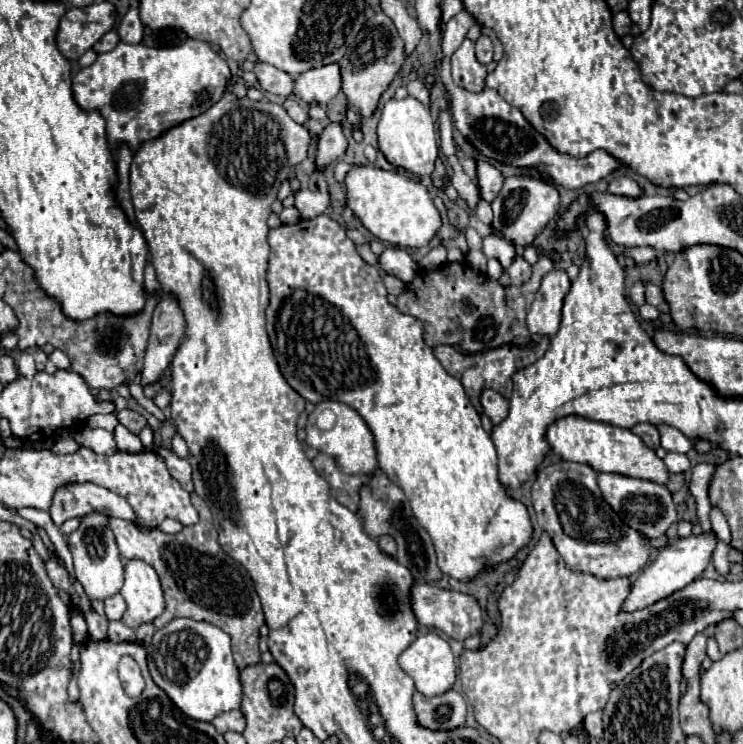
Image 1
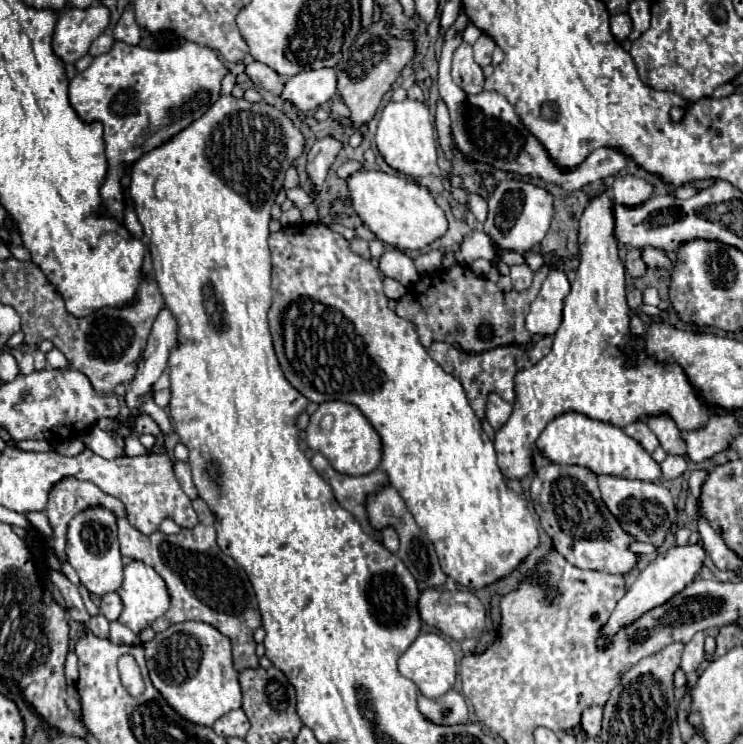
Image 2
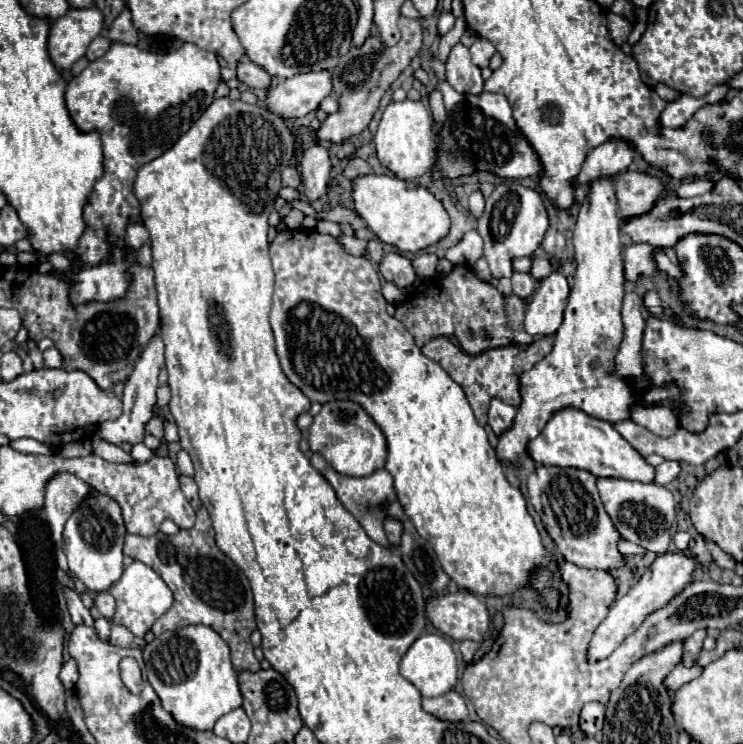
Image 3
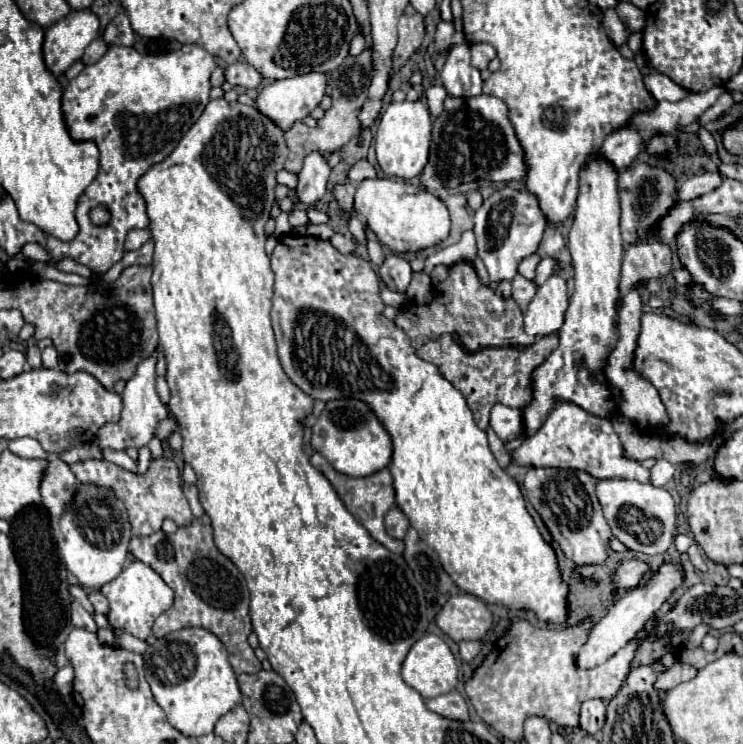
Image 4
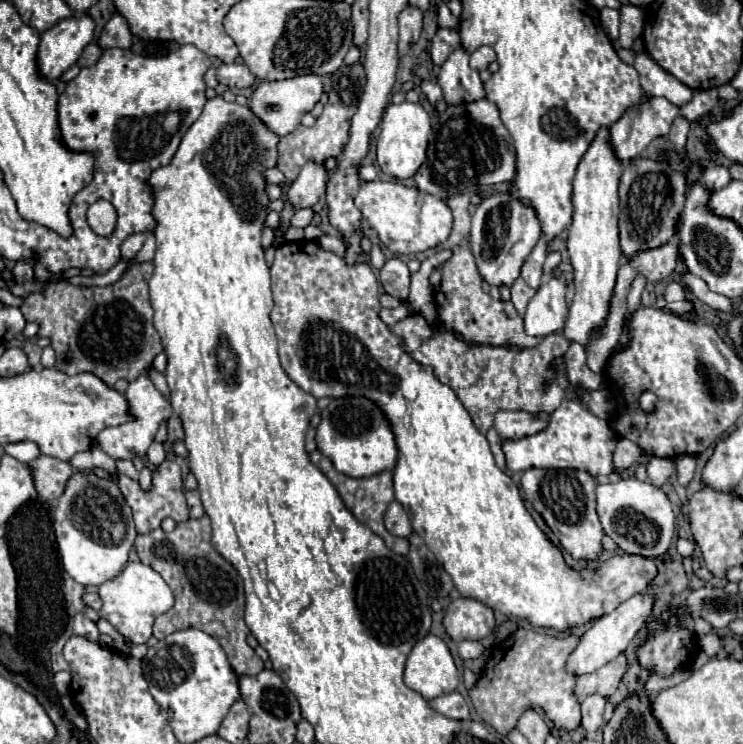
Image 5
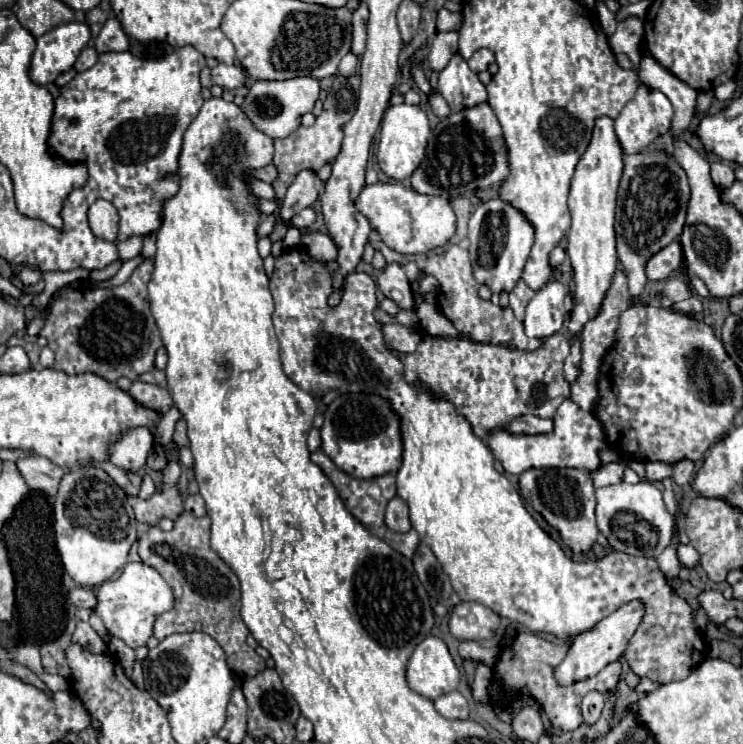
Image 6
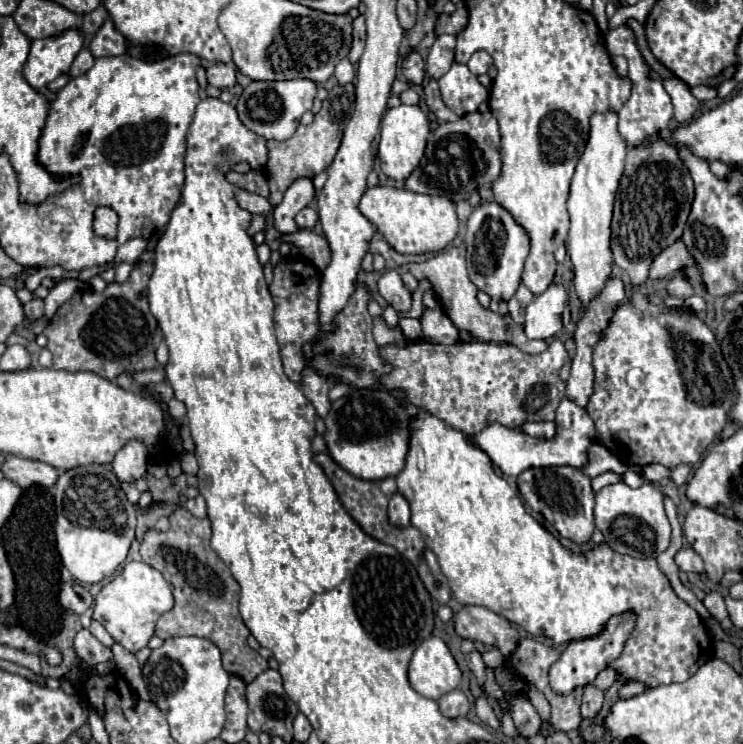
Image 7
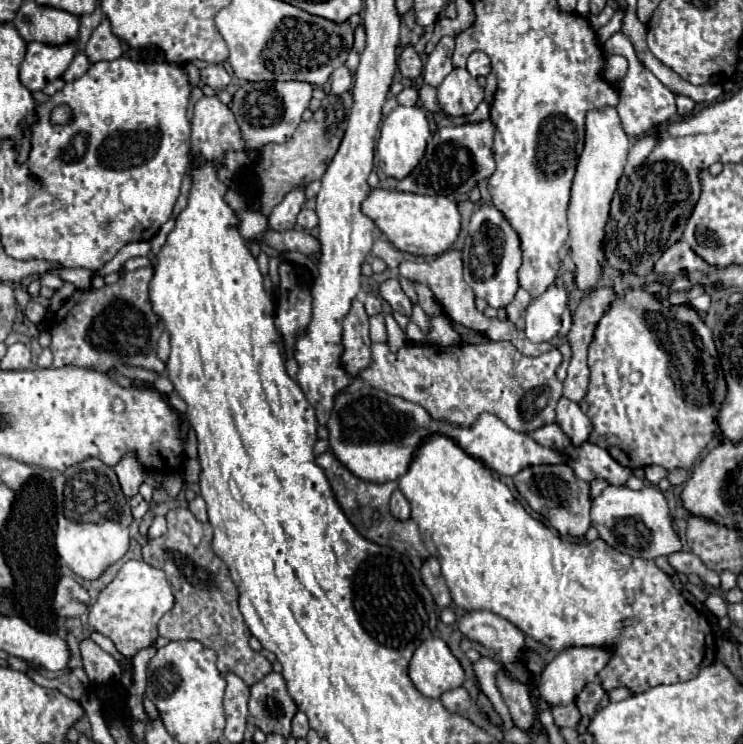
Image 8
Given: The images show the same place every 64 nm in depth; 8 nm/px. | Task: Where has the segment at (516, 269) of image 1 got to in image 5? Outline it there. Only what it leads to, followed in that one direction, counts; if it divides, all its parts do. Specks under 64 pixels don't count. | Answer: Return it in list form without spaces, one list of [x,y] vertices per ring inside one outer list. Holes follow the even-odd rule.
[[[518,278],[518,280],[512,284],[510,294],[512,294],[512,304],[516,306],[518,314],[524,316],[524,312],[526,312],[526,304],[530,302],[530,298],[532,298],[536,292],[534,292],[522,278]]]

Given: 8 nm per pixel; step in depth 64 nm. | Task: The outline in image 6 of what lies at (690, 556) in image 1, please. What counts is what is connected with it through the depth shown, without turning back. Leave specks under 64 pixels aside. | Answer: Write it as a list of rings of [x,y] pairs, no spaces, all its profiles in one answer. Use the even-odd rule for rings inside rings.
[[[634,600],[624,604],[622,608],[618,608],[616,612],[612,612],[608,618],[604,618],[602,622],[598,622],[592,630],[578,634],[572,638],[570,648],[566,658],[560,662],[560,666],[556,666],[554,670],[554,678],[556,682],[560,682],[560,686],[570,686],[572,682],[580,682],[584,678],[592,678],[594,674],[598,674],[606,664],[620,660],[630,636],[634,634],[634,630],[638,628],[640,620],[644,616],[644,606]]]

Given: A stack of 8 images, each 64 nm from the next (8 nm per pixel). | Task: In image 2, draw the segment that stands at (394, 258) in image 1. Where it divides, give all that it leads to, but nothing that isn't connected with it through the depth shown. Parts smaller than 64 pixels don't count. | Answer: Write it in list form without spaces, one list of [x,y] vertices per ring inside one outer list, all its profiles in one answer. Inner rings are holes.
[[[388,250],[388,252],[382,254],[382,258],[380,258],[380,272],[384,276],[388,276],[388,278],[398,280],[406,288],[410,288],[412,282],[416,282],[416,278],[420,278],[416,268],[414,268],[412,258],[408,258],[400,250]]]

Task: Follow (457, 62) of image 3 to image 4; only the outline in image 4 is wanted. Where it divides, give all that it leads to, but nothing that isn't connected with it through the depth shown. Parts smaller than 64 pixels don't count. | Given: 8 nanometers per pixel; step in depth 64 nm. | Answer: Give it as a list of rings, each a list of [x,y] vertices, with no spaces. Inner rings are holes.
[[[468,44],[454,46],[446,56],[444,68],[440,72],[442,84],[454,98],[472,98],[482,94],[480,72],[470,64]]]

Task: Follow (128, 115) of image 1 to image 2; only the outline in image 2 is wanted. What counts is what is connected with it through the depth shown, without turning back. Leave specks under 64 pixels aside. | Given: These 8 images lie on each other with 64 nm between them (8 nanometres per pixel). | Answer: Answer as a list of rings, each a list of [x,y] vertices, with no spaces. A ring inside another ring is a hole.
[[[114,42],[108,54],[94,58],[94,62],[84,72],[78,72],[70,80],[68,100],[74,112],[84,122],[102,122],[104,126],[108,176],[100,186],[100,200],[104,210],[108,210],[106,212],[108,218],[116,218],[118,222],[124,220],[122,212],[126,204],[124,204],[124,190],[120,180],[124,178],[126,168],[138,162],[144,154],[156,150],[156,146],[162,146],[164,142],[172,140],[180,130],[188,128],[196,118],[200,118],[218,100],[220,82],[226,76],[226,72],[228,72],[226,66],[218,60],[214,50],[206,46],[198,46],[194,42],[186,42],[184,46],[174,50],[146,50],[140,46]]]

